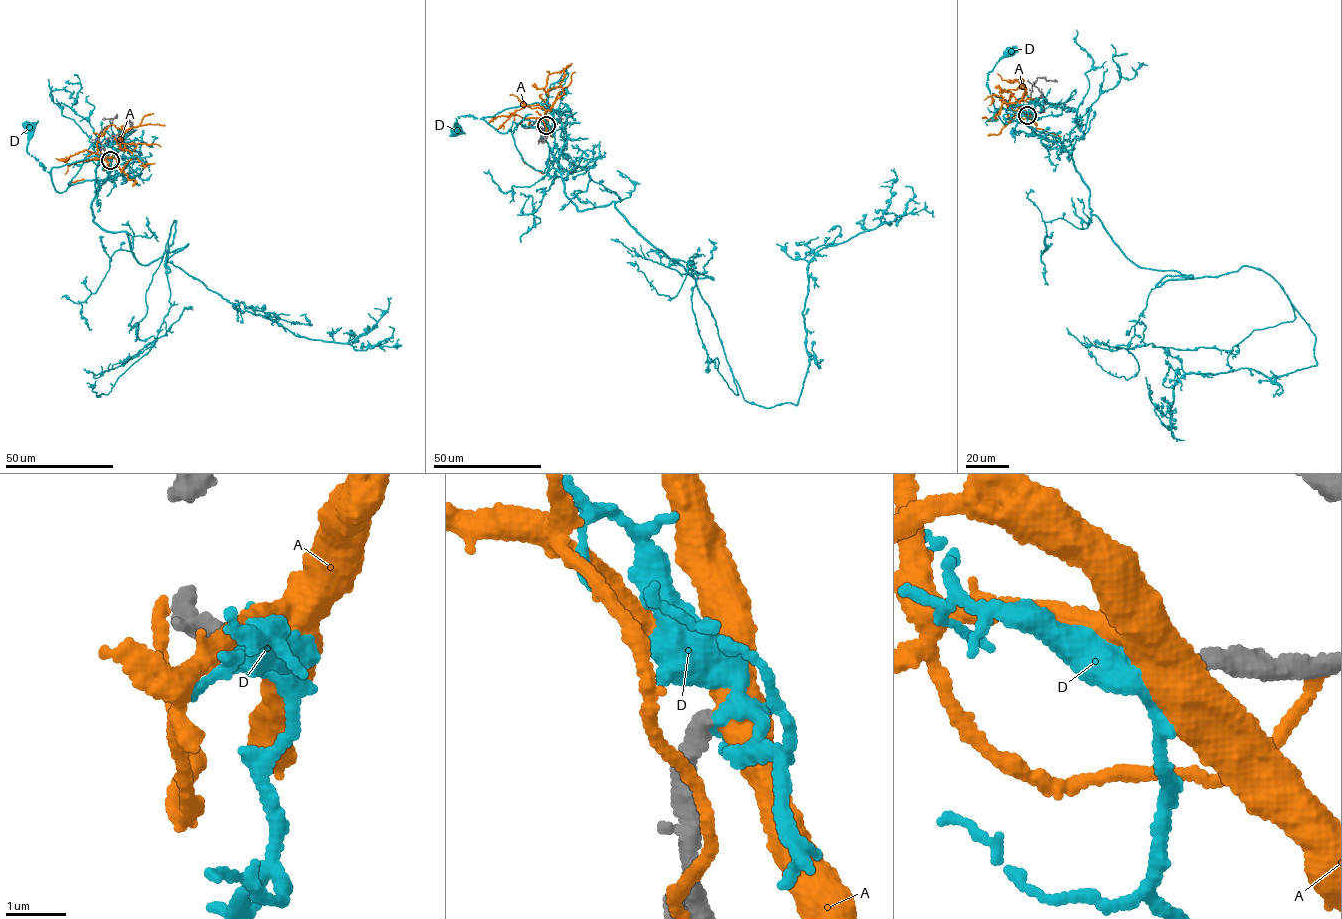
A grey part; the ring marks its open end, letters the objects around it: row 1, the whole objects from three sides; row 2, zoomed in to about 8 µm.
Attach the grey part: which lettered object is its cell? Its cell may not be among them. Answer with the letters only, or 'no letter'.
no letter

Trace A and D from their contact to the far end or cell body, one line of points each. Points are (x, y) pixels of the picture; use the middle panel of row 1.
A: (546, 125), (545, 110), (538, 105), (515, 110), (502, 125), (523, 161), (543, 173)
D: (546, 125), (559, 166), (543, 172), (523, 160), (510, 130), (502, 133), (467, 115), (456, 118), (457, 128)

